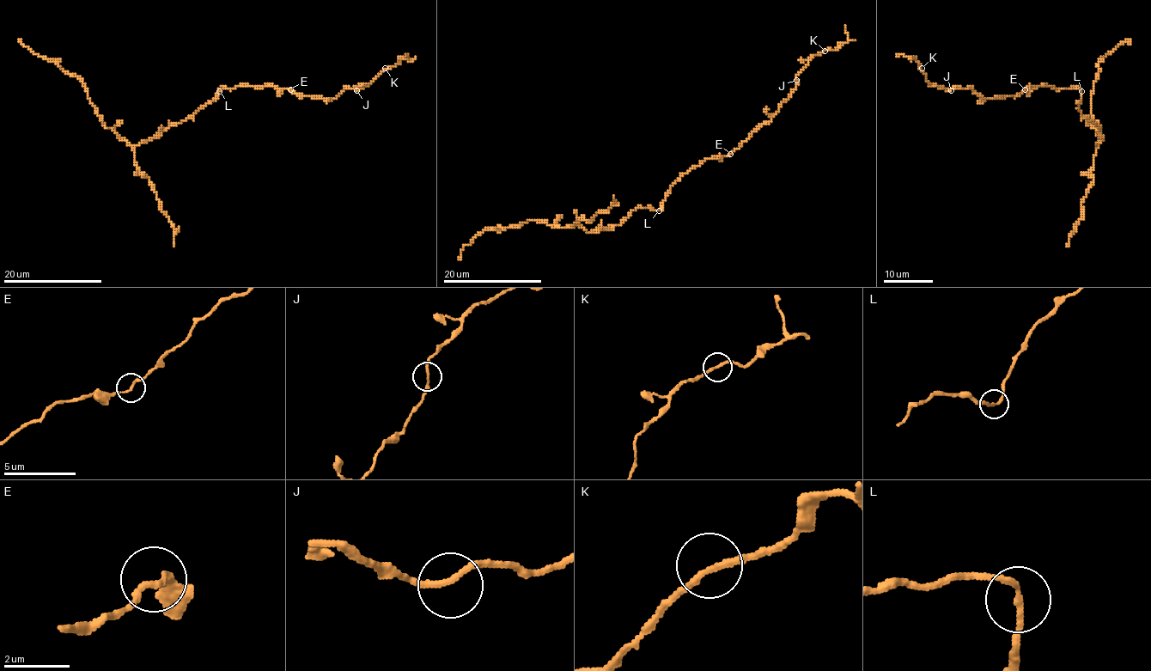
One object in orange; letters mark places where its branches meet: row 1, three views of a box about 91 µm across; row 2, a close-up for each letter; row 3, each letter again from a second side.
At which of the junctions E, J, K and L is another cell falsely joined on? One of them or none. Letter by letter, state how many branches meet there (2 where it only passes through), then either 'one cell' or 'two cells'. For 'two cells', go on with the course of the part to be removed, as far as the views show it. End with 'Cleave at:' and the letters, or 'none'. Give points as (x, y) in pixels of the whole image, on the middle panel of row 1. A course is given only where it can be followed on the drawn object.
E: branches 2; one cell
J: branches 2; one cell
K: branches 2; one cell
L: branches 2; one cell
Cleave at: none

